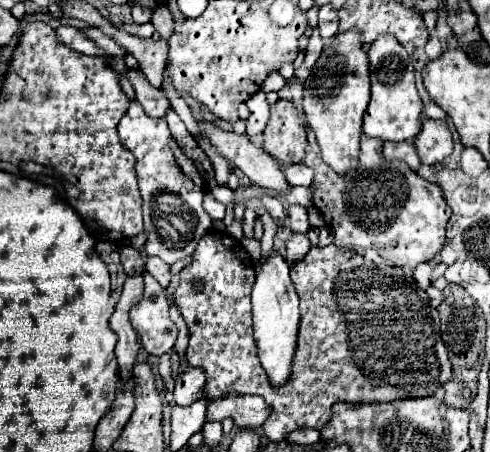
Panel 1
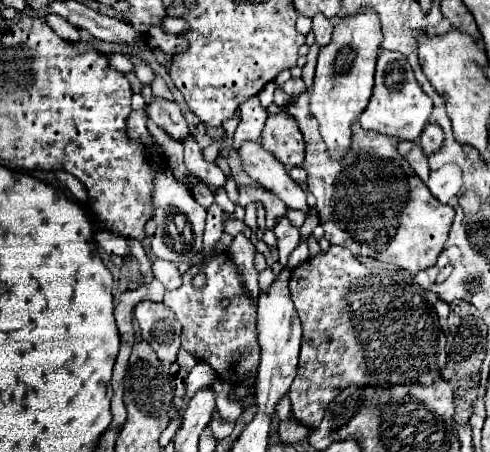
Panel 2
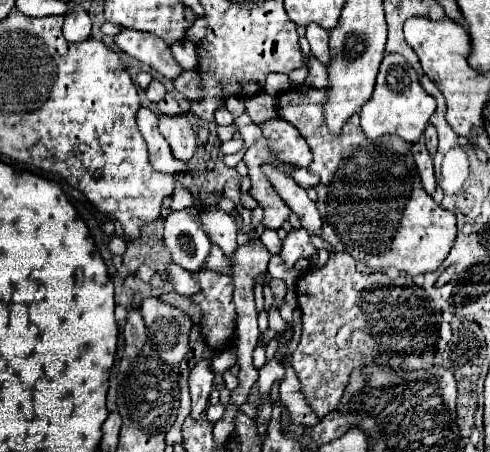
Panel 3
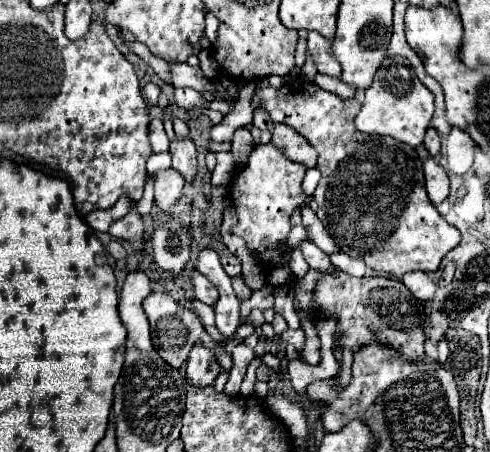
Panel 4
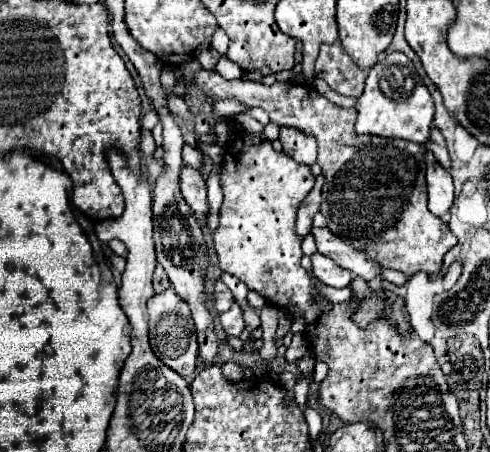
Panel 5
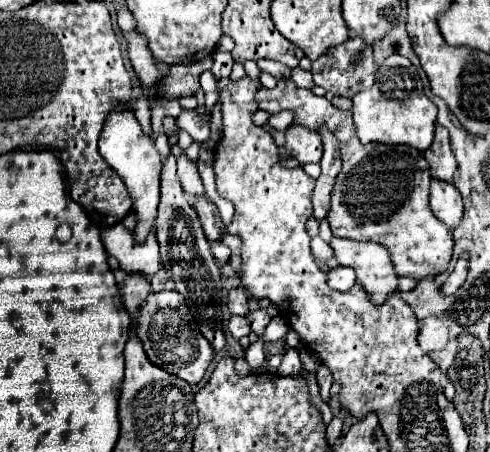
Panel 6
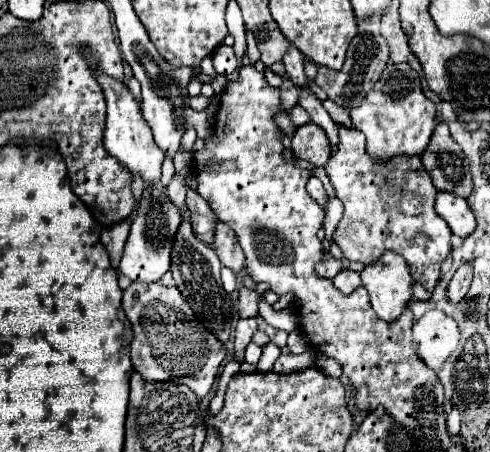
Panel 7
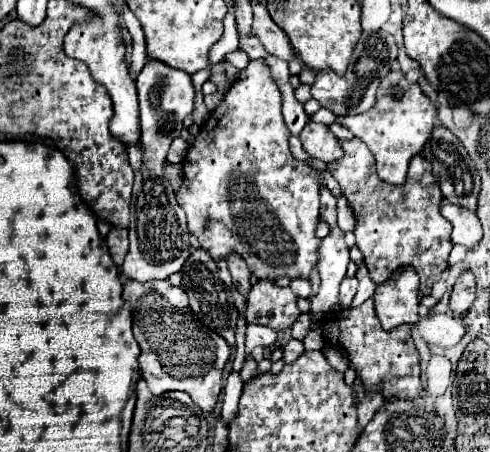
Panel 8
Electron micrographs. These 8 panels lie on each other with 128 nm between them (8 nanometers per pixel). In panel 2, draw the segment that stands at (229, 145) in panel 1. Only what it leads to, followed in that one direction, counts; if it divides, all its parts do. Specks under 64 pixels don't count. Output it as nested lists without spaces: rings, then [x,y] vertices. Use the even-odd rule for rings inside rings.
[[[260,142],[242,144],[242,148],[238,150],[238,156],[240,156],[242,168],[254,182],[262,184],[266,190],[276,194],[288,208],[310,214],[312,208],[308,206],[306,194],[300,188],[300,184],[296,184],[288,176],[284,164],[280,164],[280,160],[276,160],[268,150],[264,150]]]

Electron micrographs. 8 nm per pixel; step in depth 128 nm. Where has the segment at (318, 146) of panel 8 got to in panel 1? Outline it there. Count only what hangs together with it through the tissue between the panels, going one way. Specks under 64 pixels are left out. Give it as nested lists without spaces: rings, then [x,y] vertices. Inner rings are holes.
[[[288,100],[270,106],[270,120],[264,130],[264,150],[280,164],[298,164],[306,154],[306,128]]]

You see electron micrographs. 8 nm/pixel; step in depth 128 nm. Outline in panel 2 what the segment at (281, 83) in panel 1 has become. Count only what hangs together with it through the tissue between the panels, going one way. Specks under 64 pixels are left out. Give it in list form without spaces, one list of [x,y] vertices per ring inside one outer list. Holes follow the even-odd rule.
[[[290,78],[288,82],[282,86],[282,90],[284,90],[286,94],[290,94],[290,96],[296,96],[296,94],[304,92],[306,86],[304,86],[304,82],[302,82],[300,78]],[[268,82],[268,84],[264,86],[264,90],[258,94],[258,98],[260,98],[260,104],[262,104],[262,108],[264,108],[264,110],[268,110],[268,106],[272,104],[272,98],[274,98],[274,90],[276,90],[274,82]]]

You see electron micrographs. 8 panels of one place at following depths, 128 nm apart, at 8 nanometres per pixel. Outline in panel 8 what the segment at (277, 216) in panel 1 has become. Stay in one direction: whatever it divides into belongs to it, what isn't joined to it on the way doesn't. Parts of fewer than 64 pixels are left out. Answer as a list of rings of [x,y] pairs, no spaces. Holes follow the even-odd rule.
[[[344,278],[340,284],[340,306],[350,308],[350,302],[358,290],[358,280],[356,278]]]

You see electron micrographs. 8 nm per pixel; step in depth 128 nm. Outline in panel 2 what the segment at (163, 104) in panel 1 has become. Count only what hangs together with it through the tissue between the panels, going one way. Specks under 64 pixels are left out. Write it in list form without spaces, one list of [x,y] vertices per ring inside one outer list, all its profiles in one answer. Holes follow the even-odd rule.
[[[154,100],[148,106],[150,118],[176,142],[184,142],[190,136],[186,118],[182,116],[182,110],[176,102],[168,102],[168,100]]]

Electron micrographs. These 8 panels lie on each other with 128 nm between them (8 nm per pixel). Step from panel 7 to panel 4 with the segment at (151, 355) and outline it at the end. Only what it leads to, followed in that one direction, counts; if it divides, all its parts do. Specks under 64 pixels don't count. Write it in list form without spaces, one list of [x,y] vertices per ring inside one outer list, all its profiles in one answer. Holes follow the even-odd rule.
[[[152,292],[146,300],[144,300],[144,312],[150,320],[150,328],[152,328],[152,344],[156,348],[156,352],[160,352],[160,356],[172,366],[172,368],[182,368],[188,360],[188,354],[194,346],[196,340],[206,338],[206,332],[198,320],[198,316],[190,310],[190,308],[180,308],[180,304],[166,292]]]

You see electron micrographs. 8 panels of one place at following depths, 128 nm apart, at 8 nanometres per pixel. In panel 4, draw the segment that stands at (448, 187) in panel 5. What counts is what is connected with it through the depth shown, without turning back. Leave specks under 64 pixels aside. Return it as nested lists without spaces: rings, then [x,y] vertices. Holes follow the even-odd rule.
[[[424,146],[416,148],[418,156],[424,162],[424,174],[426,174],[426,190],[428,190],[428,198],[434,206],[438,206],[440,202],[444,202],[450,194],[450,180],[446,170],[434,160],[434,156],[430,156],[426,152]]]

